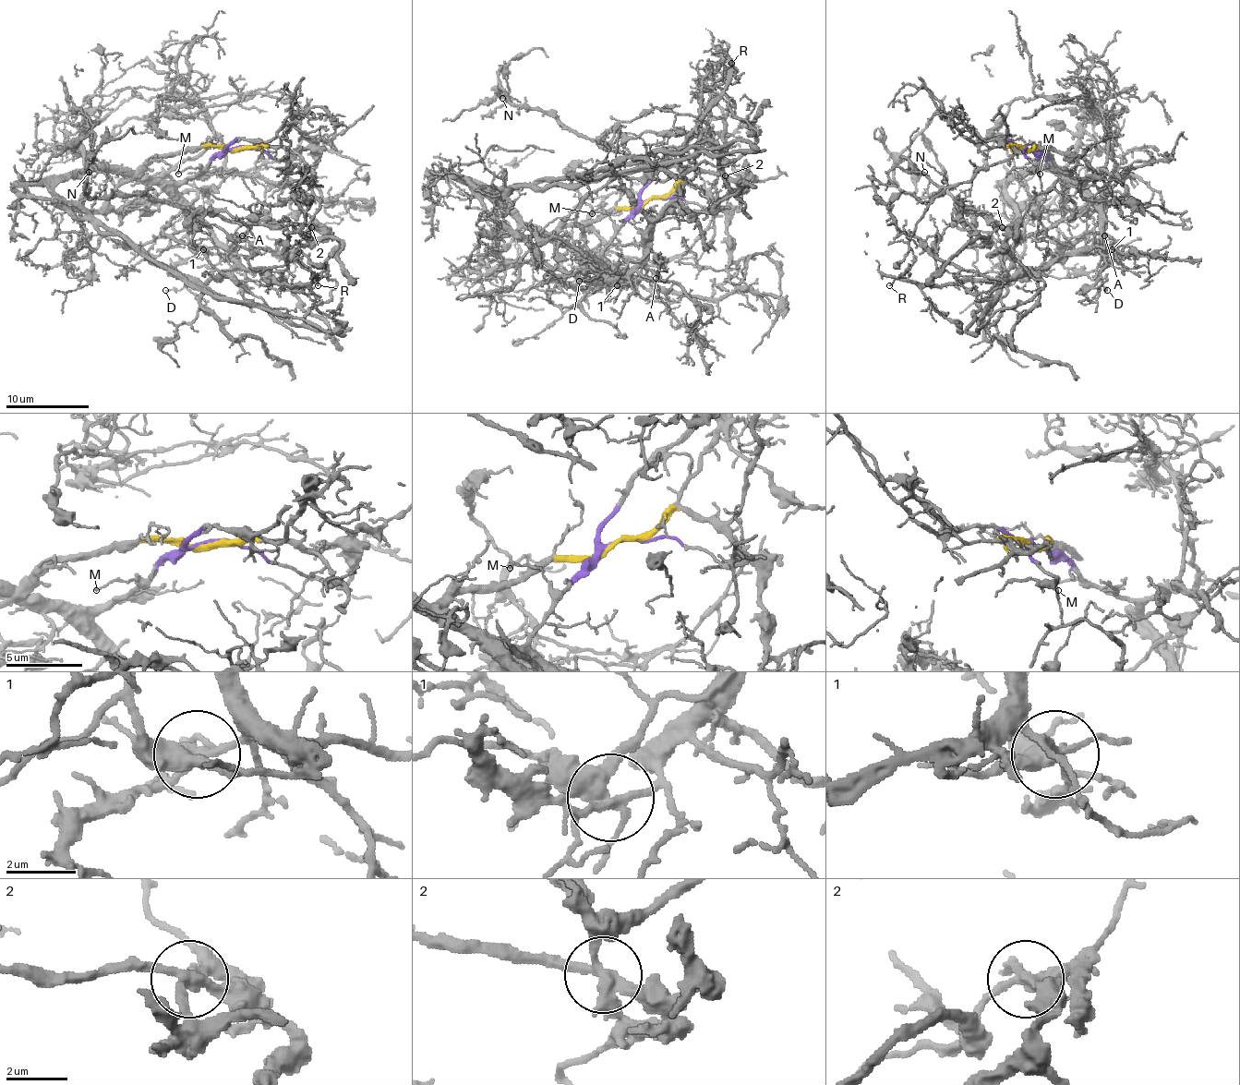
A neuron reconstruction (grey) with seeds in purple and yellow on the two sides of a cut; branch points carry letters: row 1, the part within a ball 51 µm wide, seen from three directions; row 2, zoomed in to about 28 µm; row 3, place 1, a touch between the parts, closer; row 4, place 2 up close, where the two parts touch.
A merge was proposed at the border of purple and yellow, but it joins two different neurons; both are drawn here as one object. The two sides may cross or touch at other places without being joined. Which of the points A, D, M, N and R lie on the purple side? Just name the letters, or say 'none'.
A, D, M, N

